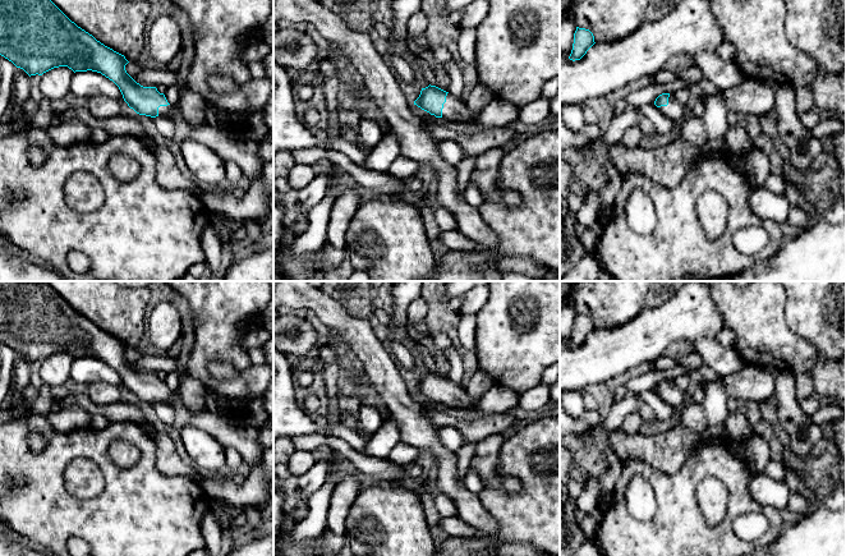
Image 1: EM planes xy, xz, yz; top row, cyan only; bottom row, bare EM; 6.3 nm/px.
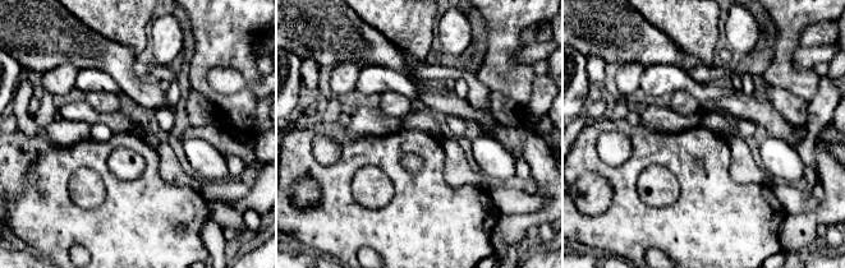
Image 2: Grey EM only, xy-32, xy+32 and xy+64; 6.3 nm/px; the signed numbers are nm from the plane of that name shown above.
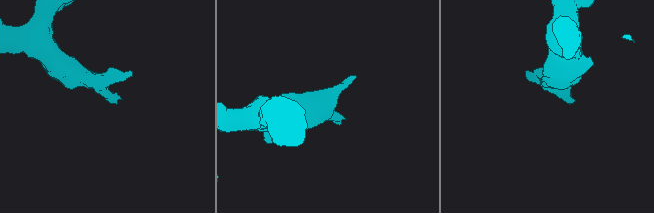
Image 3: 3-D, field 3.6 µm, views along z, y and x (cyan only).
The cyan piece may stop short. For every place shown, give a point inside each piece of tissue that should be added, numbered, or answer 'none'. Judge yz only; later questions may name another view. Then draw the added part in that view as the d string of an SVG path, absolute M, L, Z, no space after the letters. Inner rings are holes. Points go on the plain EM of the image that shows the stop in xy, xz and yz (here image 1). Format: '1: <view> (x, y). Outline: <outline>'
1: yz (674, 396). Outline: M670 381L668 383L668 391L661 392L658 396L668 405L671 405L673 409L679 410L680 406L684 404L685 392L679 390L673 381Z

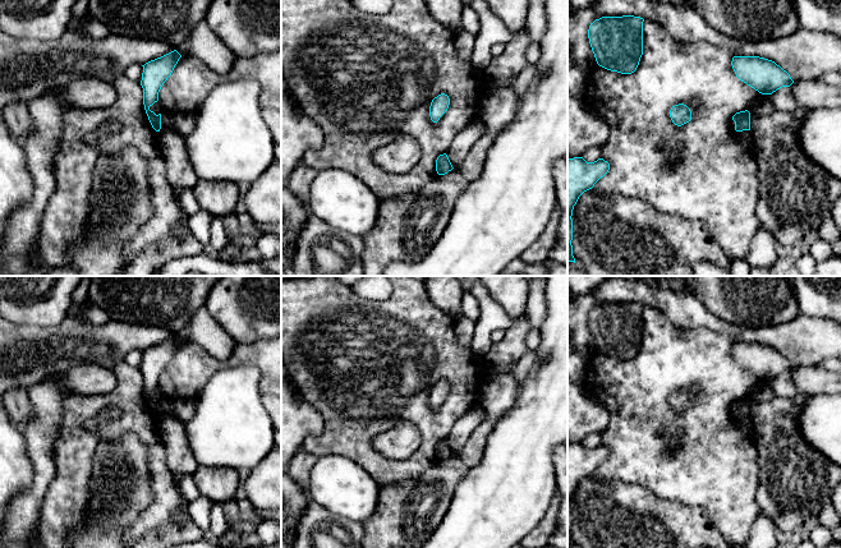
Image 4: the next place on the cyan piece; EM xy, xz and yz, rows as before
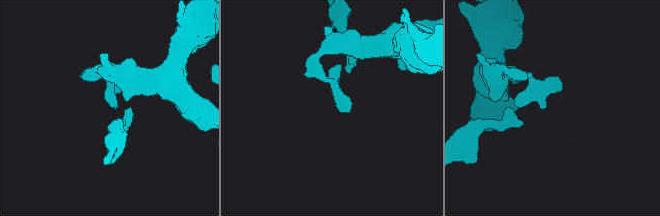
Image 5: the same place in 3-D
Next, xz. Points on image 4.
none

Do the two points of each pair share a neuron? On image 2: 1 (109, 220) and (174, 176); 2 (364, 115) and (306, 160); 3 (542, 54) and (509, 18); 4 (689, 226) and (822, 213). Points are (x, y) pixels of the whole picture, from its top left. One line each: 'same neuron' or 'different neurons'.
1: different neurons
2: different neurons
3: different neurons
4: different neurons

